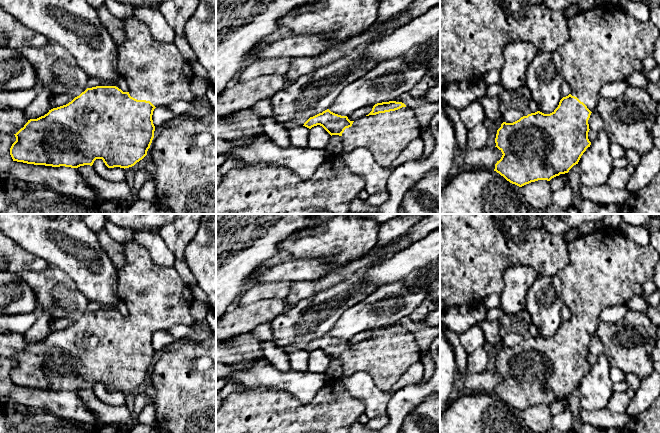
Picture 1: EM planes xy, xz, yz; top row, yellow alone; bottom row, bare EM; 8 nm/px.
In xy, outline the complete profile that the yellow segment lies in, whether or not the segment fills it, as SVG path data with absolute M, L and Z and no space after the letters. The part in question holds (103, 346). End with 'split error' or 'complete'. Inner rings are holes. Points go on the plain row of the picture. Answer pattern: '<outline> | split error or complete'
M129 241L124 243L124 246L125 246L125 264L123 267L119 268L117 272L117 291L121 301L126 304L129 311L129 315L123 316L116 310L96 310L92 312L87 312L84 316L82 316L79 320L75 321L68 328L57 332L53 332L49 334L47 338L37 343L28 344L24 351L21 352L16 358L14 358L16 361L16 365L12 368L10 372L10 379L13 385L52 391L65 390L71 392L78 392L84 389L92 390L96 383L102 383L108 392L114 391L120 391L124 393L129 392L134 390L140 384L142 384L147 379L147 375L150 372L150 369L154 362L155 355L155 350L152 344L154 333L159 330L169 329L175 325L194 326L196 324L196 320L191 315L190 312L191 303L193 300L191 289L184 284L183 280L181 279L176 269L170 266L157 265L152 260L148 250L141 244L138 244L134 241Z | split error

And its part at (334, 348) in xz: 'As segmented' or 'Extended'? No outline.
Extended

